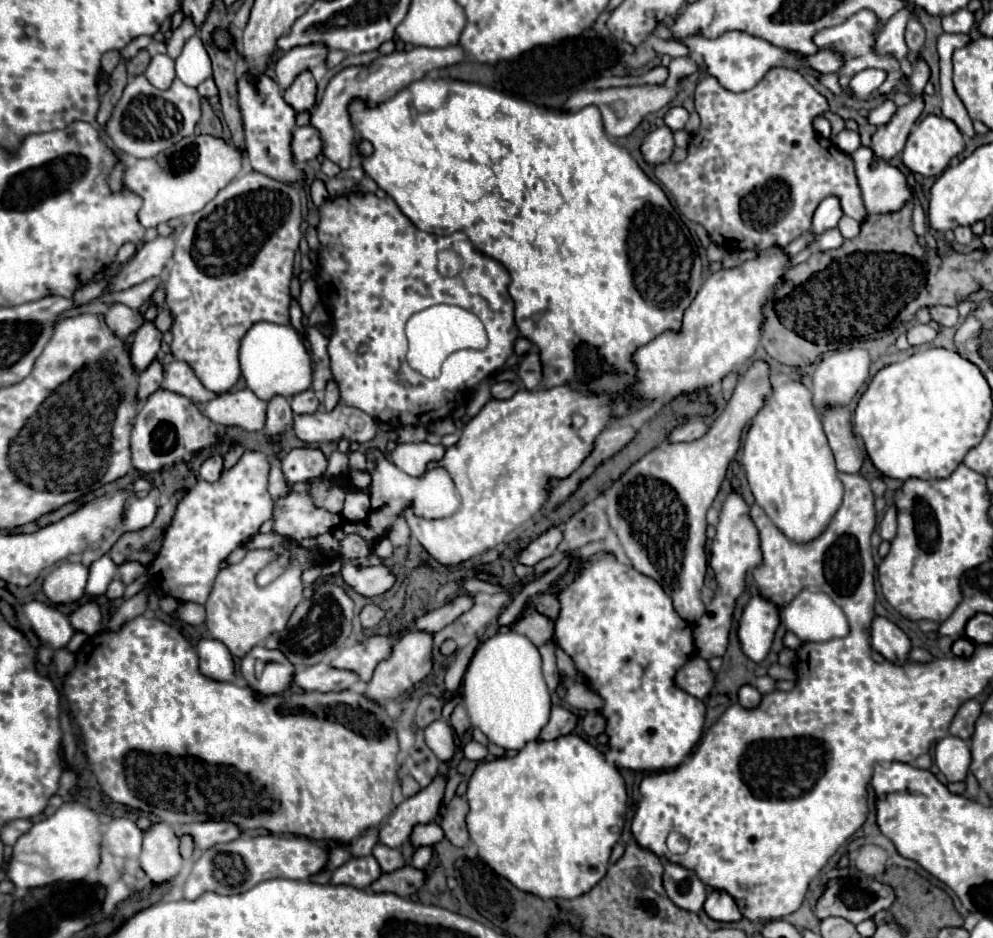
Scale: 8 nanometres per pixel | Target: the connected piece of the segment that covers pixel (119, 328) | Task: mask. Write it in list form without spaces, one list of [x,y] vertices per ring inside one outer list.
[[[114,304],[104,316],[106,316],[106,324],[122,338],[134,332],[142,324],[142,316],[136,310],[126,308],[124,304]]]

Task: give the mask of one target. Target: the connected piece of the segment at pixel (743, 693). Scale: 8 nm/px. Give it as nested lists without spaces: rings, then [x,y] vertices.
[[[742,686],[740,688],[740,692],[738,692],[738,698],[740,698],[740,704],[744,706],[744,708],[754,708],[754,706],[758,706],[760,704],[760,698],[762,698],[762,694],[754,688],[754,686]]]

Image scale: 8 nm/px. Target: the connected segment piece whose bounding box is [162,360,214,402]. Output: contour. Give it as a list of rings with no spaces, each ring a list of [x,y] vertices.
[[[174,360],[168,364],[162,388],[172,390],[172,392],[182,394],[182,396],[188,396],[194,402],[208,402],[214,398],[214,394],[208,392],[204,388],[204,384],[200,384],[200,380],[196,380],[192,366],[182,362],[182,360]]]

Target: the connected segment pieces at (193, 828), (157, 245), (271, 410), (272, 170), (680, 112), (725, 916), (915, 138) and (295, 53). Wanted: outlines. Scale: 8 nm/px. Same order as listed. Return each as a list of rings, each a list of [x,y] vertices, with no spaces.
[[[208,820],[208,822],[200,822],[200,824],[180,826],[178,834],[190,834],[194,838],[194,844],[200,850],[208,850],[214,844],[236,840],[242,834],[242,830],[234,822],[224,822],[224,820],[214,822],[214,820]]]
[[[156,238],[152,242],[146,242],[138,252],[134,254],[132,260],[128,260],[114,282],[106,288],[106,292],[120,292],[128,290],[136,284],[142,284],[154,276],[162,276],[164,268],[172,256],[174,240],[172,238]]]
[[[274,396],[268,402],[268,412],[266,412],[266,434],[276,440],[280,432],[290,432],[292,430],[292,408],[290,400],[284,396]]]
[[[244,74],[238,80],[238,102],[244,120],[244,136],[246,136],[246,156],[250,166],[256,172],[262,172],[274,180],[282,182],[300,182],[304,176],[300,170],[294,168],[292,152],[290,152],[290,138],[294,128],[296,112],[284,102],[280,96],[278,84],[268,76],[250,78]]]
[[[672,106],[666,116],[664,116],[664,124],[672,130],[672,132],[678,132],[678,130],[684,130],[688,122],[688,112],[682,108],[682,106]]]
[[[714,890],[706,898],[704,910],[712,920],[718,920],[718,922],[738,922],[742,918],[740,908],[736,906],[734,898],[722,890]]]
[[[930,114],[920,124],[916,124],[912,128],[900,158],[902,158],[902,164],[912,174],[920,174],[924,178],[930,178],[930,176],[940,176],[946,170],[950,158],[958,156],[962,150],[964,150],[964,138],[962,138],[960,130],[956,128],[956,124],[942,118],[942,116],[932,116]]]
[[[308,44],[308,48],[292,48],[276,60],[276,78],[282,88],[288,88],[300,72],[314,70],[316,66],[324,64],[328,56],[328,48],[324,44]]]

